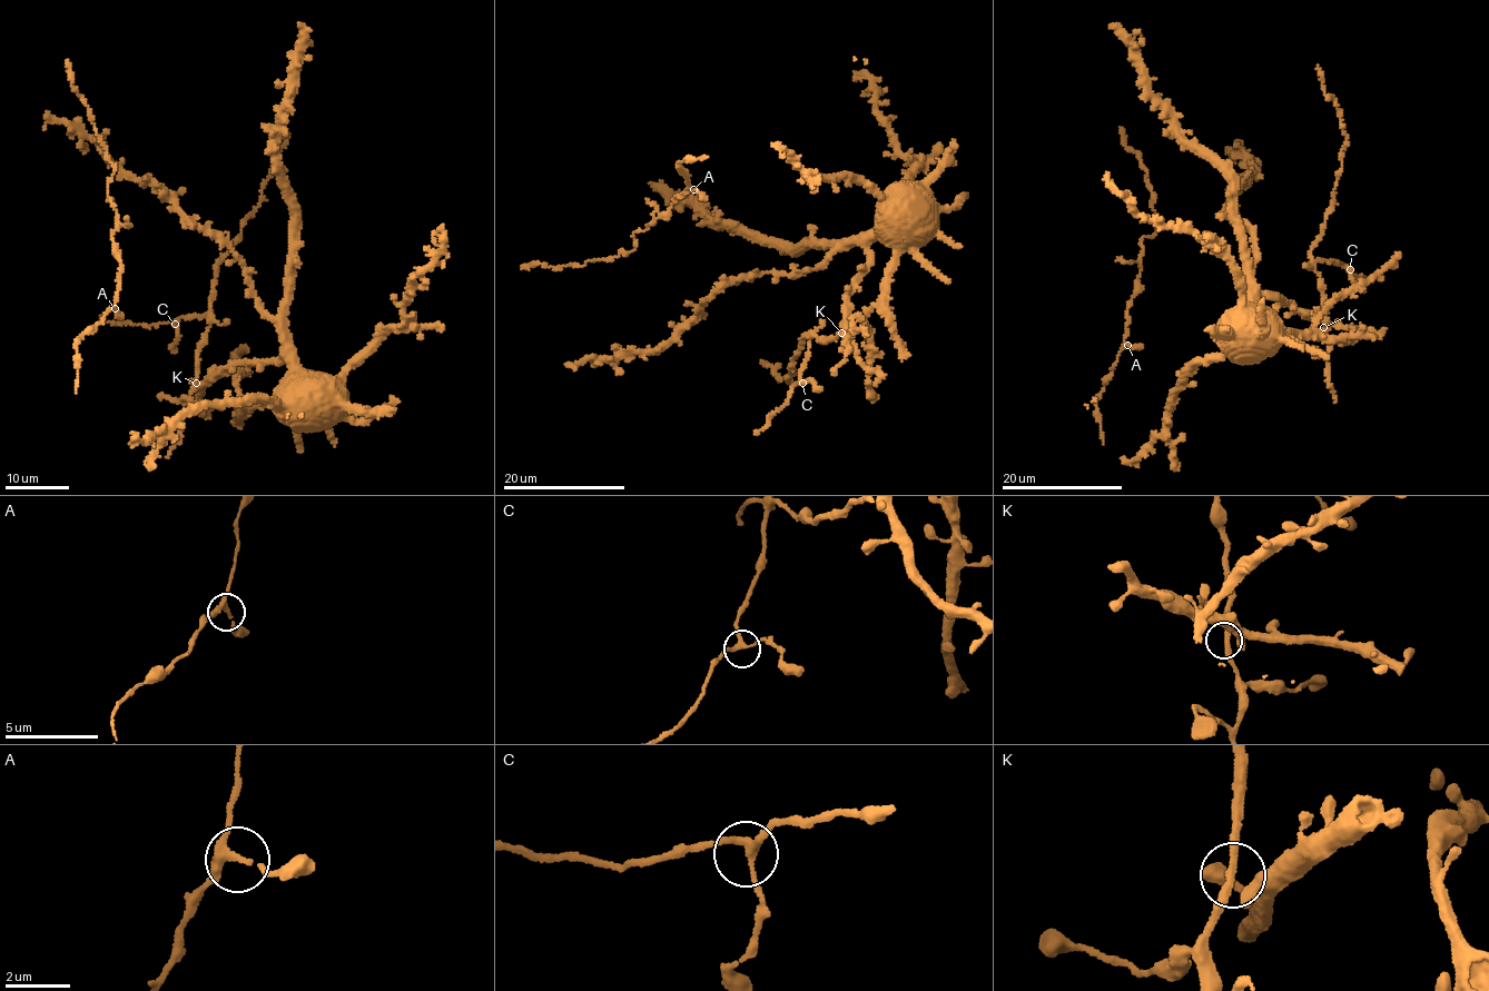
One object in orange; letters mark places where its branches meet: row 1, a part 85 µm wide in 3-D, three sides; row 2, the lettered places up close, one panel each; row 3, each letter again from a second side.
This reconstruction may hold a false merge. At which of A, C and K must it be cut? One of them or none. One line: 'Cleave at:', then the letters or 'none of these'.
Cleave at: none of these

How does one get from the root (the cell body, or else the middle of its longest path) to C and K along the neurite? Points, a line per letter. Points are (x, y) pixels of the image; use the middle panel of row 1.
C: (906, 195), (899, 191), (868, 247), (868, 269), (848, 296), (847, 334), (824, 343), (811, 337), (802, 383)
K: (906, 195), (899, 191), (890, 219), (869, 243), (868, 269), (848, 296), (847, 334), (845, 337), (841, 333)

